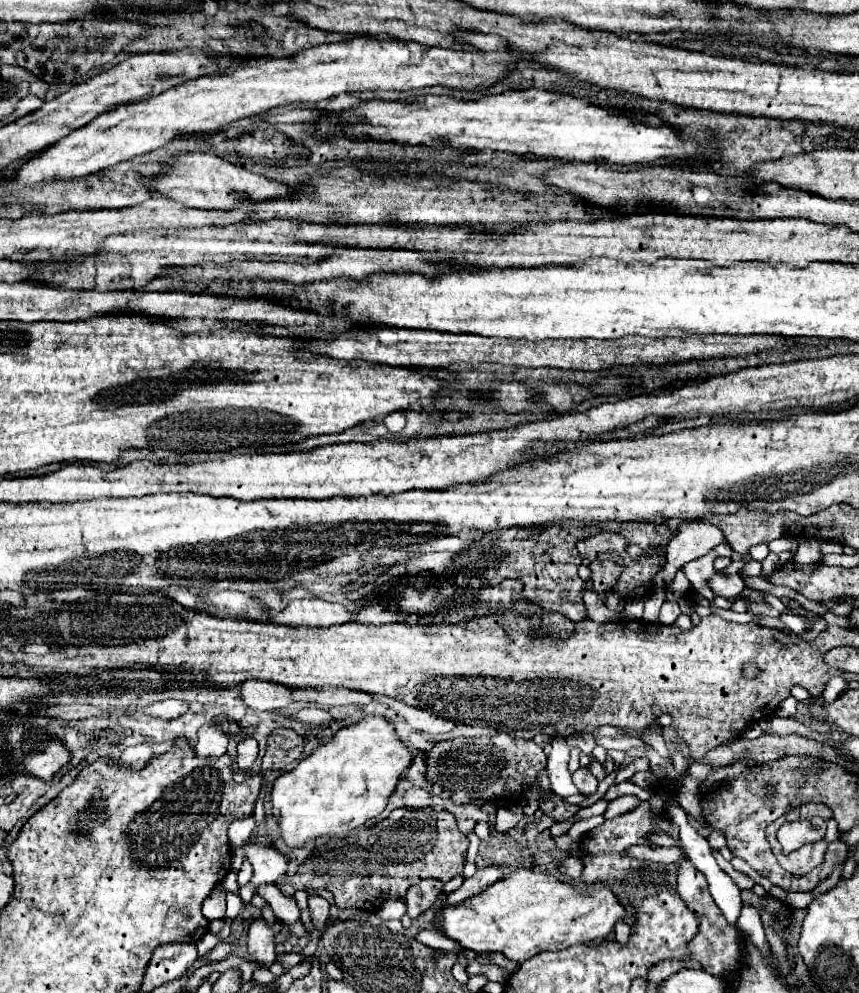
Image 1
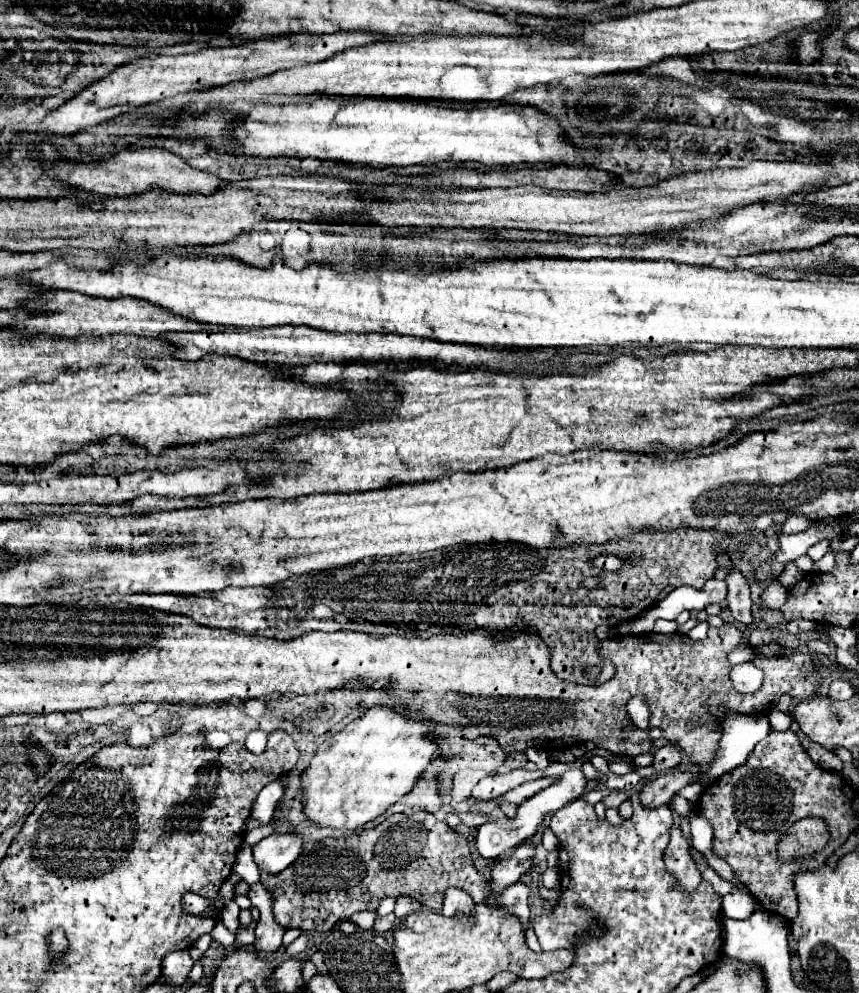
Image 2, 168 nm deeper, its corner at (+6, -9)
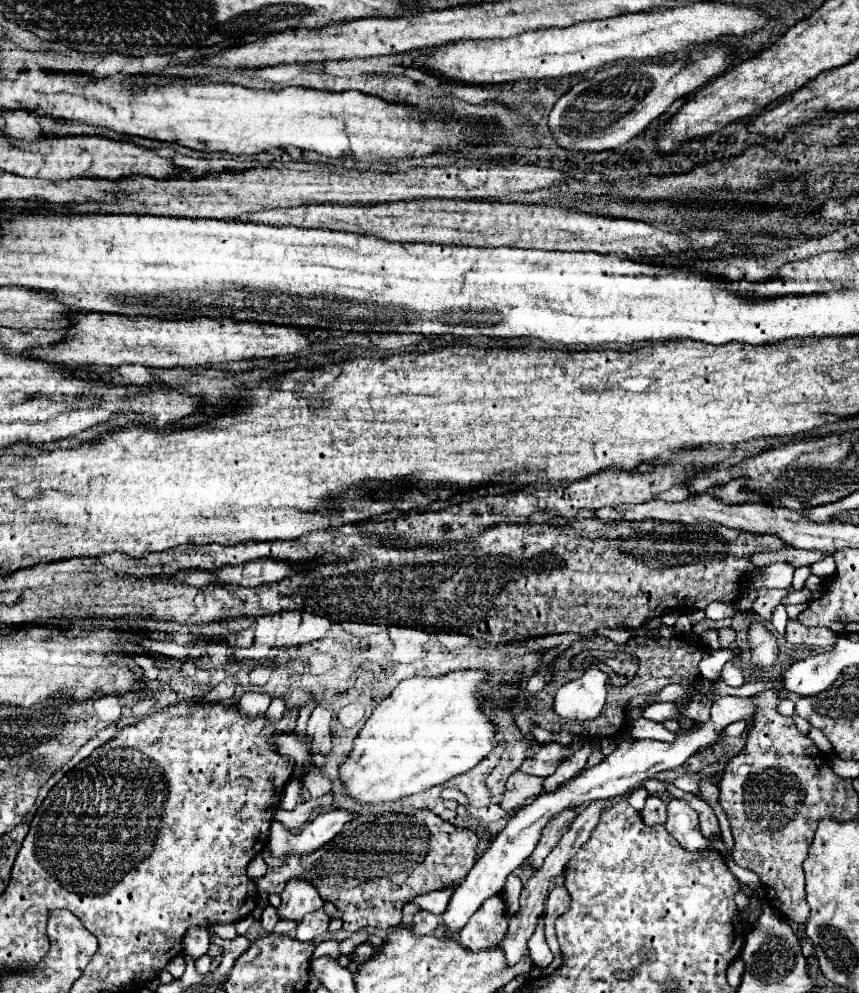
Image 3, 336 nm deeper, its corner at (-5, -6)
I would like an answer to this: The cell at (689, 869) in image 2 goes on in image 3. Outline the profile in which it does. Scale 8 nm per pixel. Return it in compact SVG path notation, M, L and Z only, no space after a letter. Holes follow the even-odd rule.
M685 800L667 802L667 830L675 836L675 840L691 852L699 852L709 846L707 838L703 838L699 830L697 812Z

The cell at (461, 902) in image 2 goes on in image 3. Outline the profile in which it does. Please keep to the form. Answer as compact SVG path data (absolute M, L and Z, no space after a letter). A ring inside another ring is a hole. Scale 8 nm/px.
M495 894L483 902L483 906L471 916L467 926L459 932L457 942L471 950L481 952L501 944L507 934L507 918L505 918L507 904L501 894Z

